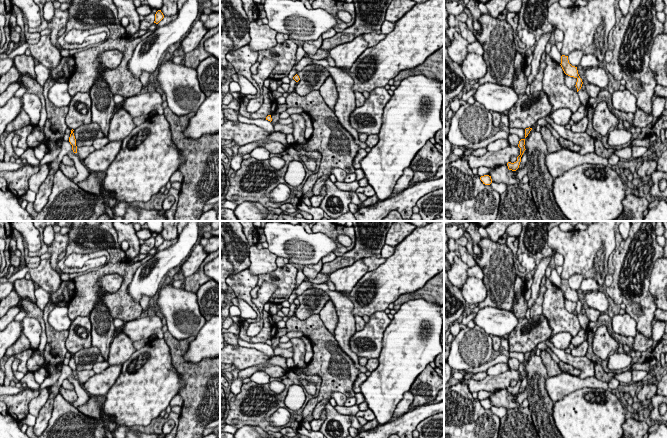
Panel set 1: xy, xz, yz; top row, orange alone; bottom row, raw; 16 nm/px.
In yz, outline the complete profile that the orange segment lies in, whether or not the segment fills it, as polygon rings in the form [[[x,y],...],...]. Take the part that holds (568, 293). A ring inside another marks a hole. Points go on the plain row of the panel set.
[[[565,279],[561,280],[561,288],[560,289],[561,289],[561,291],[566,299],[577,303],[575,310],[576,310],[577,316],[578,316],[581,313],[583,306],[578,298],[577,291],[572,290],[569,287],[568,280],[565,280]]]

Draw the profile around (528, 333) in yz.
[[[543,314],[530,319],[519,318],[515,329],[508,334],[509,351],[532,352],[540,342],[545,342],[551,333],[552,329]]]

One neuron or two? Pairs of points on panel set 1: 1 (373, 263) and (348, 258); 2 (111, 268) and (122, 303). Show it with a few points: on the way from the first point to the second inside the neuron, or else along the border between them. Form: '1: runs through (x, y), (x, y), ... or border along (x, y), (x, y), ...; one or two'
1: border along (381, 257), (365, 256), (362, 259); two
2: runs through (121, 271), (125, 275), (122, 293); one

